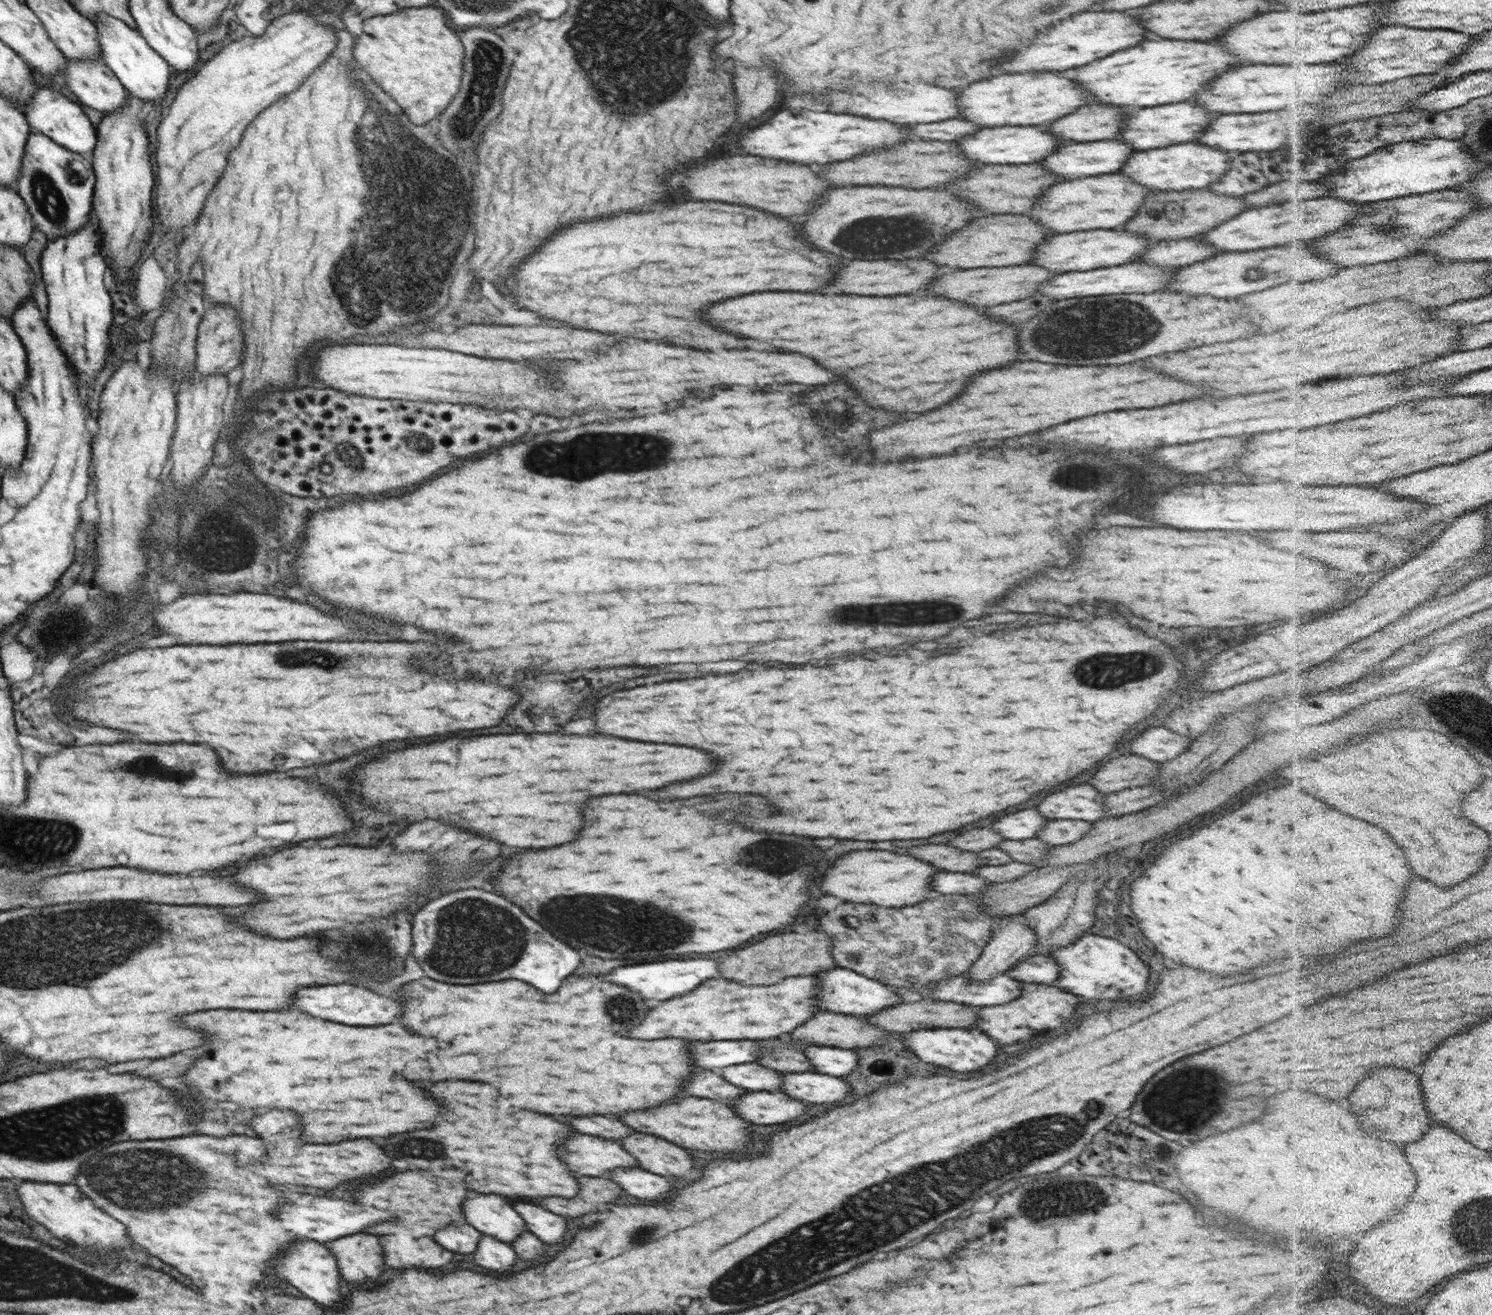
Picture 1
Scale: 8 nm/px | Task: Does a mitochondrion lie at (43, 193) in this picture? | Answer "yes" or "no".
yes

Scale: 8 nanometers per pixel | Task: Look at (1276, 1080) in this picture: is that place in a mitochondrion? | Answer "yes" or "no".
no

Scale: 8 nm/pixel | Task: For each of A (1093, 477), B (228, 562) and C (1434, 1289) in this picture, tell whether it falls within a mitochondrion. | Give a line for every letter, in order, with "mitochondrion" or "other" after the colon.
A: mitochondrion
B: mitochondrion
C: other

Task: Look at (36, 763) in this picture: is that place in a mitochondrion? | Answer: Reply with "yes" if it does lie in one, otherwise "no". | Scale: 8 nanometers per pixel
no

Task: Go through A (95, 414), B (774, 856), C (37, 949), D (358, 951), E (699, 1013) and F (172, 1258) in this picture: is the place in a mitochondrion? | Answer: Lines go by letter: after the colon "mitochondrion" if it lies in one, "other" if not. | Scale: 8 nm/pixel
A: other
B: mitochondrion
C: mitochondrion
D: mitochondrion
E: other
F: other

